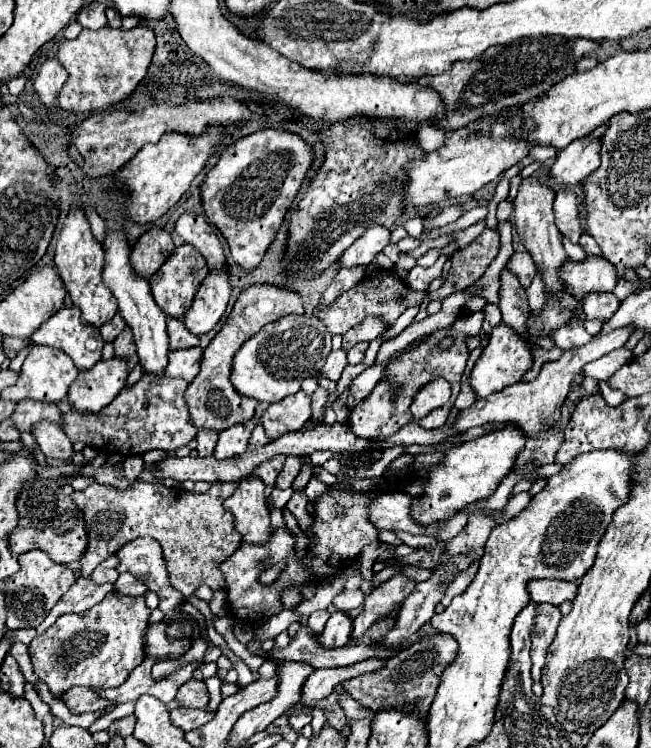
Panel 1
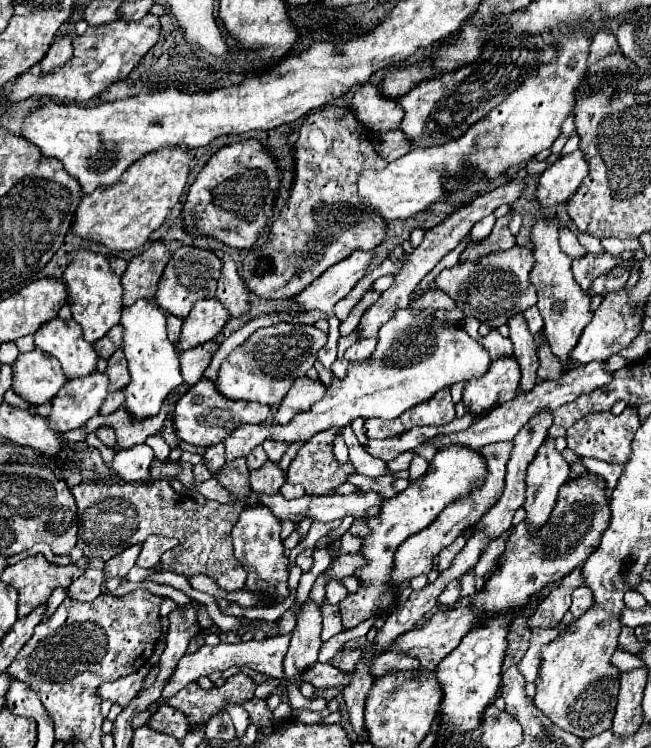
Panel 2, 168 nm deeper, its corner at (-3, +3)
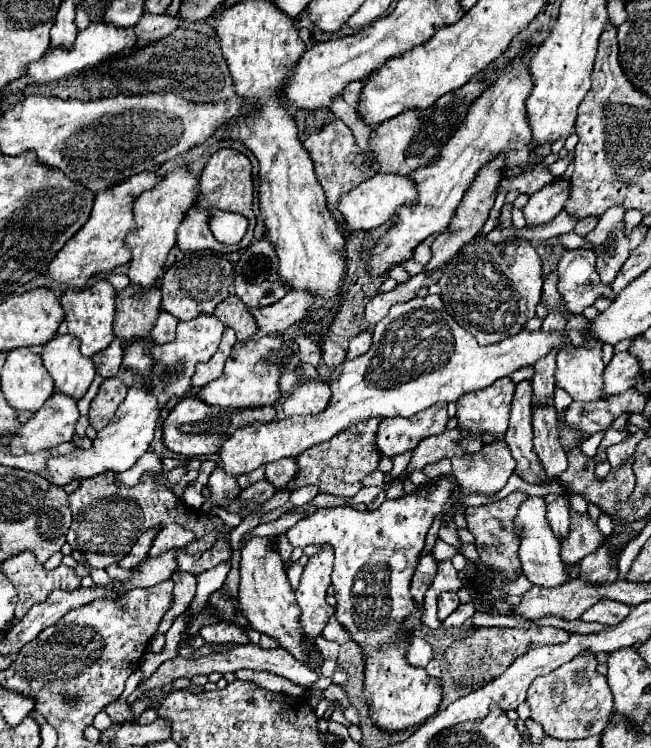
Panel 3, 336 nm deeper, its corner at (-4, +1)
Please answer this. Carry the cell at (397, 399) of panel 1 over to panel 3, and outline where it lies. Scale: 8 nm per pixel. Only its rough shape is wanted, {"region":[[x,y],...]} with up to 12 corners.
{"region":[[446,404],[408,420],[382,420],[376,444],[384,456],[412,452],[444,432]]}

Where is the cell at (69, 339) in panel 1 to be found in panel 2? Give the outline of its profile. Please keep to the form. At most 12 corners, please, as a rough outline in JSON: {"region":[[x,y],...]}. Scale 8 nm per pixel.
{"region":[[49,320],[35,344],[67,380],[87,376],[97,352],[75,320]]}

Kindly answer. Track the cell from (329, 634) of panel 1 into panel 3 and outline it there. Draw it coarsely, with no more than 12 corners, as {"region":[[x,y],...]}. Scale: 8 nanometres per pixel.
{"region":[[448,480],[374,512],[326,508],[286,532],[336,552],[336,620],[362,648],[388,732],[438,712],[406,660],[410,580]]}

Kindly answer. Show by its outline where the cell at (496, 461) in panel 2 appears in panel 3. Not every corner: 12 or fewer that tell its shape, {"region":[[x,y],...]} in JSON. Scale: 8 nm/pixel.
{"region":[[504,440],[452,458],[466,494],[496,494],[516,462]]}

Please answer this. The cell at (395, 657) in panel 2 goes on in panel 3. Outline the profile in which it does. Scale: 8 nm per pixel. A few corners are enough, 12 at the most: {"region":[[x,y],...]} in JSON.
{"region":[[412,636],[406,660],[426,666],[434,658],[426,640]]}

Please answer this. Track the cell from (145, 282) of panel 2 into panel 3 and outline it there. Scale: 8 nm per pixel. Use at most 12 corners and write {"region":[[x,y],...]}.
{"region":[[160,290],[116,294],[114,336],[124,344],[150,334]]}

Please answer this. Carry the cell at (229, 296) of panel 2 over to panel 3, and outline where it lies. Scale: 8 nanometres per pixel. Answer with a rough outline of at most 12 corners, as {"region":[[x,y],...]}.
{"region":[[236,296],[218,304],[214,314],[236,332],[238,342],[256,336],[248,308]]}

